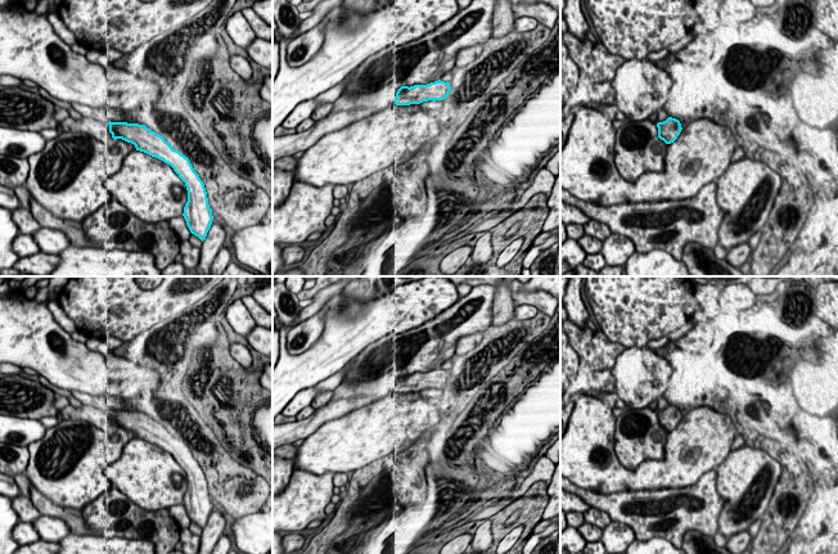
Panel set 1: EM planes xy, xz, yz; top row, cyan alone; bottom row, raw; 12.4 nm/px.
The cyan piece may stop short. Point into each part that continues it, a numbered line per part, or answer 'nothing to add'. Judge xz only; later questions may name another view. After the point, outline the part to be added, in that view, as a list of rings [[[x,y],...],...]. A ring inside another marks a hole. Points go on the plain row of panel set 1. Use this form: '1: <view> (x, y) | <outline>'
1: xz (348, 396) | [[[393,369],[377,379],[342,382],[332,400],[303,420],[272,425],[272,451],[283,445],[292,445],[314,434],[324,423],[339,419],[346,414],[386,397],[393,391],[400,369]]]

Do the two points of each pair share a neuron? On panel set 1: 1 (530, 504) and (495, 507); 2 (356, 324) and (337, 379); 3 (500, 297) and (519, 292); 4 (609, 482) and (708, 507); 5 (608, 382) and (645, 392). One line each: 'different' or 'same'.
1: different
2: different
3: different
4: different
5: different

